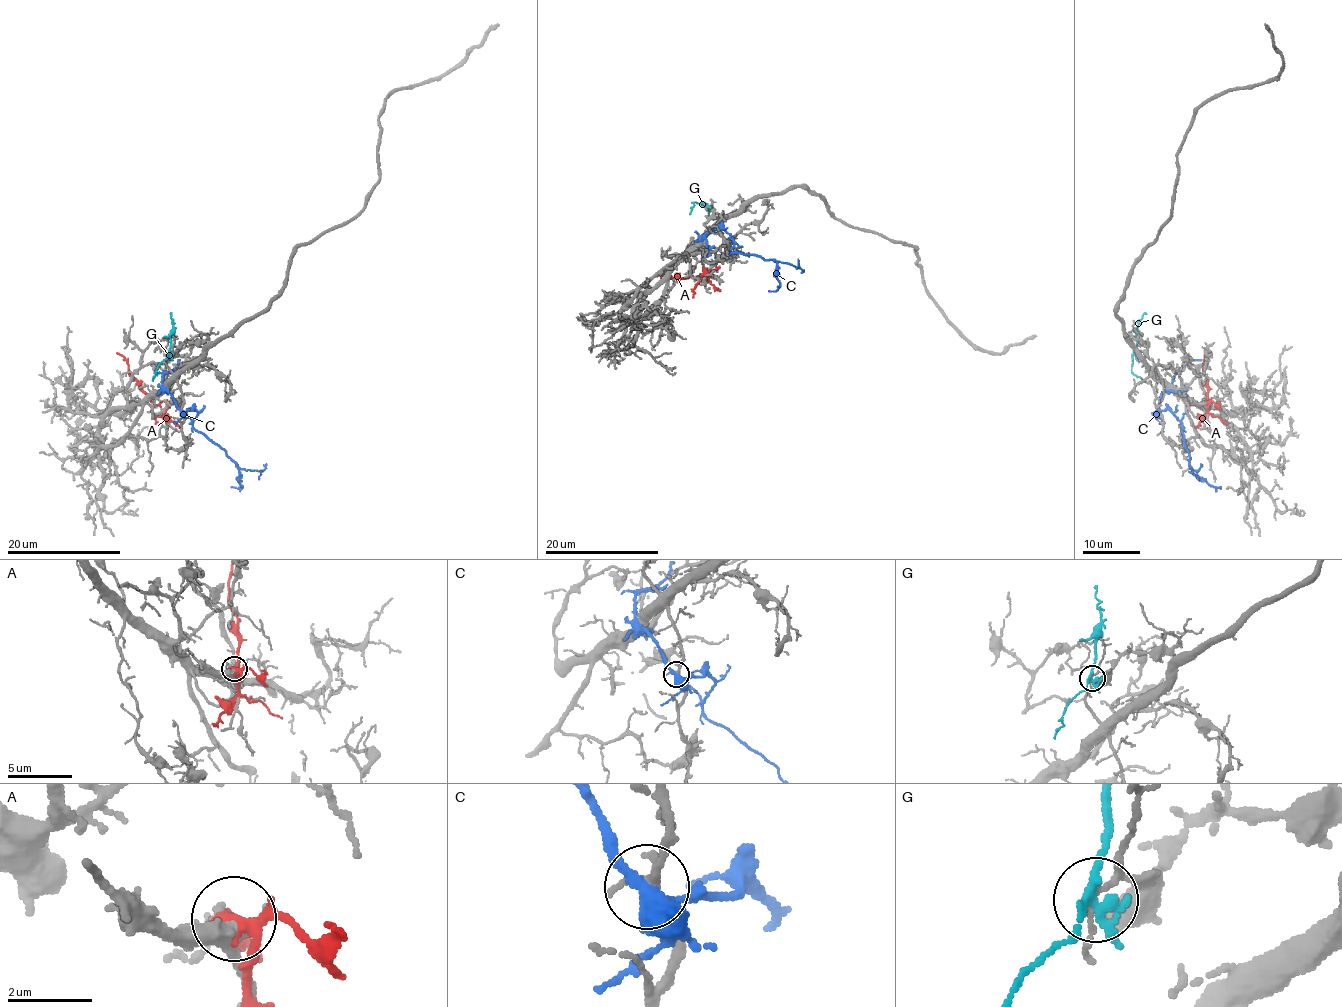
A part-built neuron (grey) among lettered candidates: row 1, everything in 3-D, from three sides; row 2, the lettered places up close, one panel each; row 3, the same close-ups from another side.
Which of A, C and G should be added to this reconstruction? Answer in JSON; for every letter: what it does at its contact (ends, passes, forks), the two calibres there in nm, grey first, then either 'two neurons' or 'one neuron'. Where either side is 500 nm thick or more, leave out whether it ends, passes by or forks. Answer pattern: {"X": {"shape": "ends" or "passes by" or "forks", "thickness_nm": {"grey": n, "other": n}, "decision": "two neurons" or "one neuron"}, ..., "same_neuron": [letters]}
{"A": {"shape": "forks", "thickness_nm": {"grey": 360, "other": 190}, "decision": "two neurons"}, "C": {"shape": "forks", "thickness_nm": {"grey": 190, "other": 360}, "decision": "two neurons"}, "G": {"shape": "forks", "thickness_nm": {"grey": 100, "other": 200}, "decision": "two neurons"}, "same_neuron": []}

